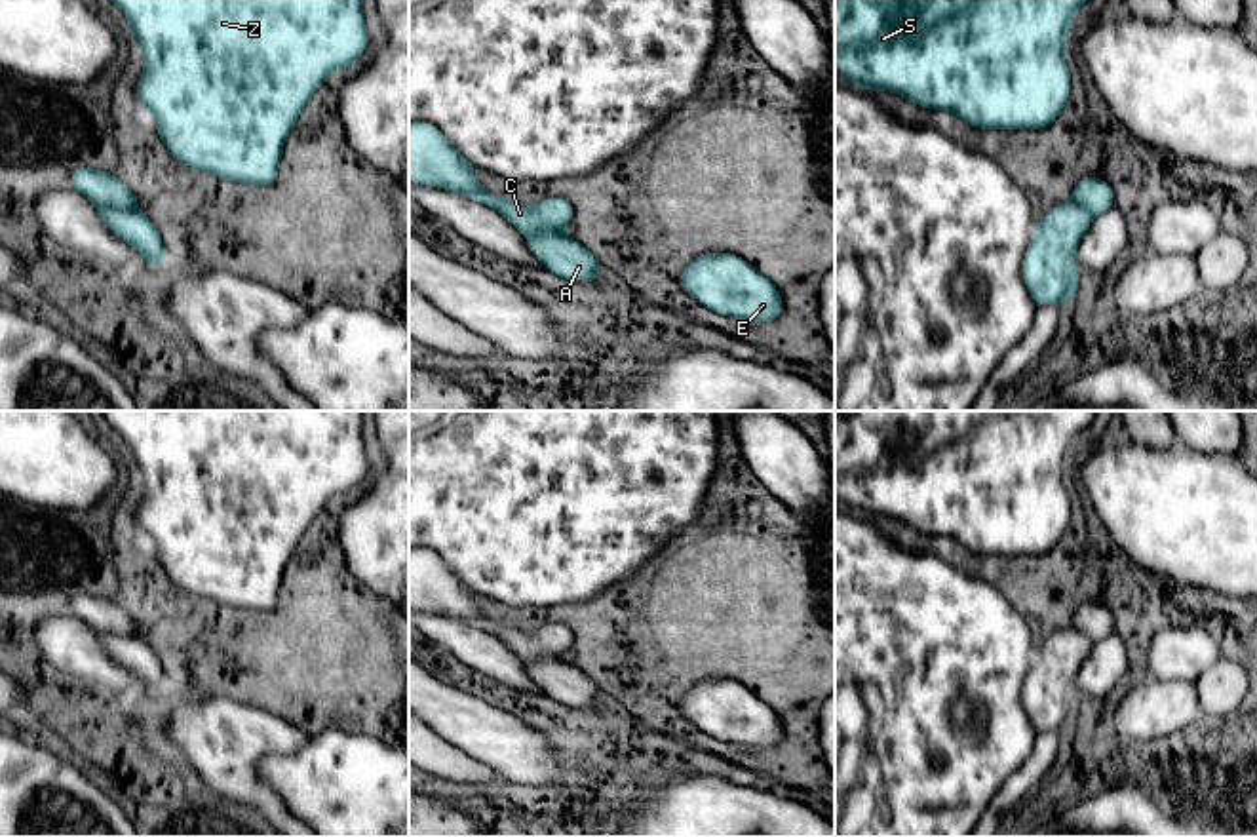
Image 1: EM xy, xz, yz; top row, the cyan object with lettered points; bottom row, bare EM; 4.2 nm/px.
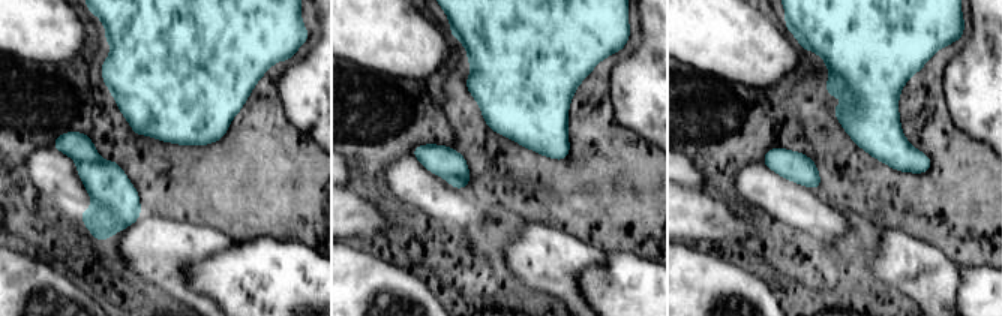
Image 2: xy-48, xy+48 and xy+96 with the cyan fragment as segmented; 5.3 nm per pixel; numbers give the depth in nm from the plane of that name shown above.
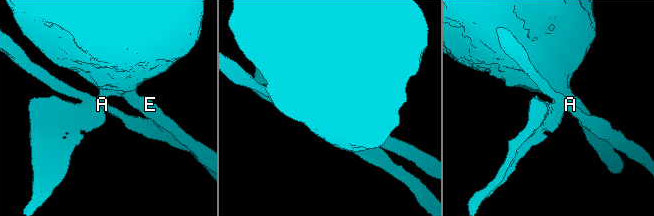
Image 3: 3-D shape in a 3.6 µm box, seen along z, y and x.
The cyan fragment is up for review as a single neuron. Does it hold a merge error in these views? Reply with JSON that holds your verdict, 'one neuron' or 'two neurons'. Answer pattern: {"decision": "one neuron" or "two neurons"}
{"decision": "two neurons"}

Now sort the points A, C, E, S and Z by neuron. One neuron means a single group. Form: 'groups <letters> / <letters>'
groups A / C E S Z

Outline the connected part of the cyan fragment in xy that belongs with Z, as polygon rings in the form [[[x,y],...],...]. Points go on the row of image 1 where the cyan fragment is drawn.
[[[110,0],[129,21],[129,34],[145,55],[145,70],[135,86],[137,99],[154,114],[156,131],[167,152],[186,167],[243,185],[270,186],[278,179],[283,145],[302,108],[337,68],[352,68],[369,46],[363,0]]]

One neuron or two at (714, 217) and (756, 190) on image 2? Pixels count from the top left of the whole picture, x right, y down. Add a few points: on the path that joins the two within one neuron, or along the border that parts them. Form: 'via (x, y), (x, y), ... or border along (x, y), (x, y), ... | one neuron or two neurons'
border along (749, 210), (764, 219) | two neurons

